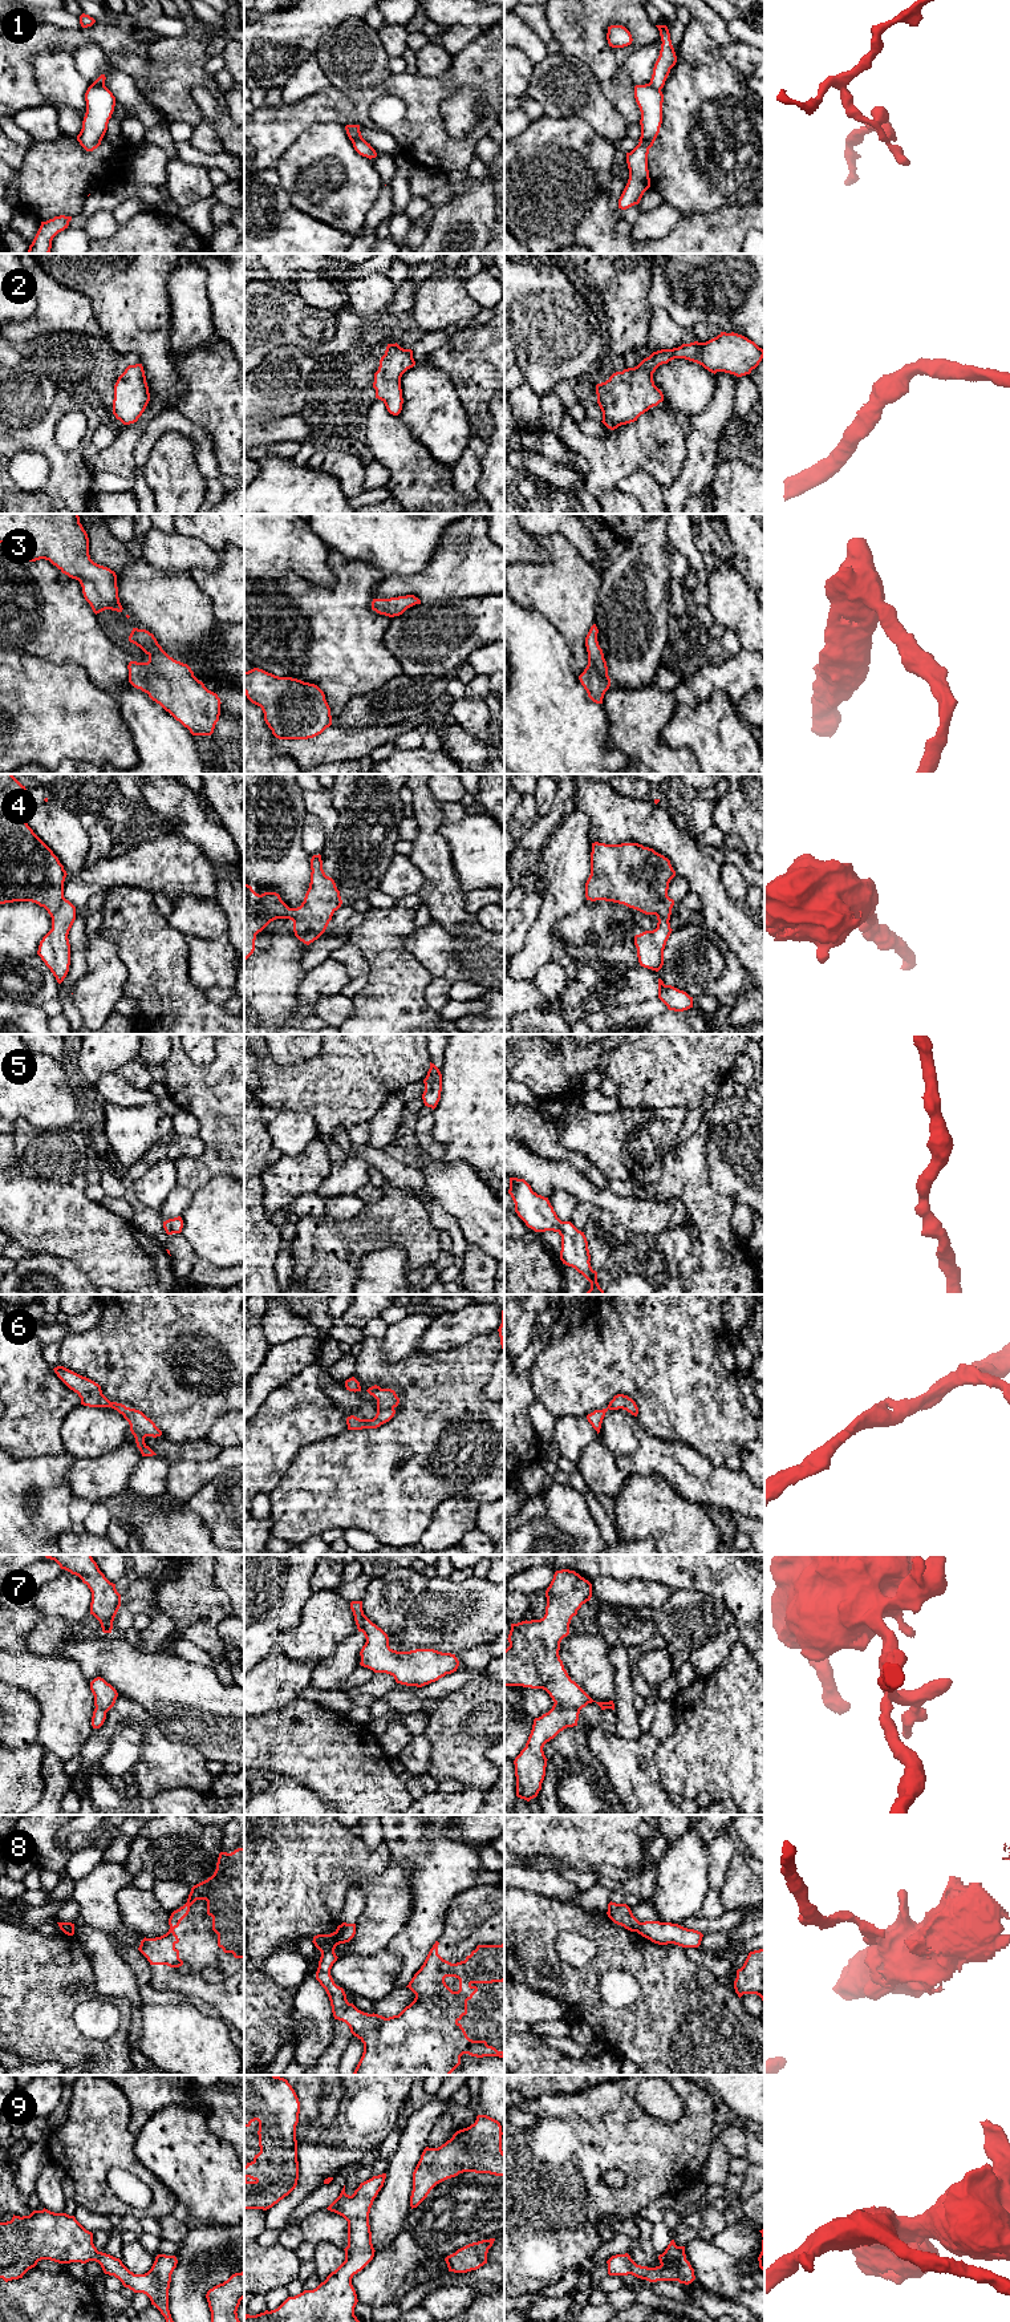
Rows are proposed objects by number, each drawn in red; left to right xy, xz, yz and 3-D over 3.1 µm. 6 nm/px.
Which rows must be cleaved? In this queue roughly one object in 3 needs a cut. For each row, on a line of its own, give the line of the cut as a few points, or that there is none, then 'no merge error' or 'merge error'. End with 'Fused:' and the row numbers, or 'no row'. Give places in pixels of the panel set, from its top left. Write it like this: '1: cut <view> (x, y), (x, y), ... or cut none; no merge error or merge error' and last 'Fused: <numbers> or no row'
1: cut xz (364, 140), (352, 142); merge error
2: cut none; no merge error
3: cut none; no merge error
4: cut none; no merge error
5: cut none; no merge error
6: cut none; no merge error
7: cut yz (555, 1702), (579, 1710); merge error
8: cut xz (333, 1949), (325, 1949), (321, 1953); merge error
9: cut none; no merge error
Fused: 1, 7, 8

